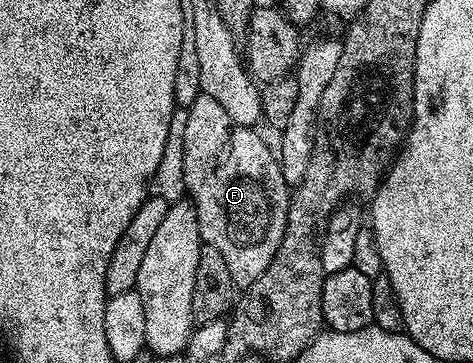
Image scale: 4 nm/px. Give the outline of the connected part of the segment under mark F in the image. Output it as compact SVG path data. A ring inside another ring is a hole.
M199 95L192 102L190 108L187 109L187 117L189 122L185 126L185 186L187 187L187 196L197 210L197 222L199 223L199 238L202 243L213 246L225 258L225 263L229 265L229 274L233 277L236 289L246 290L250 284L257 282L257 278L261 278L261 274L265 274L265 270L273 262L273 258L277 254L277 250L281 246L281 238L285 234L285 226L287 225L287 208L291 204L289 195L289 185L281 174L281 166L279 165L276 153L255 133L254 127L238 124L233 122L233 118L229 118L229 113L221 106L221 102L217 102L217 98L209 98L208 96Z

